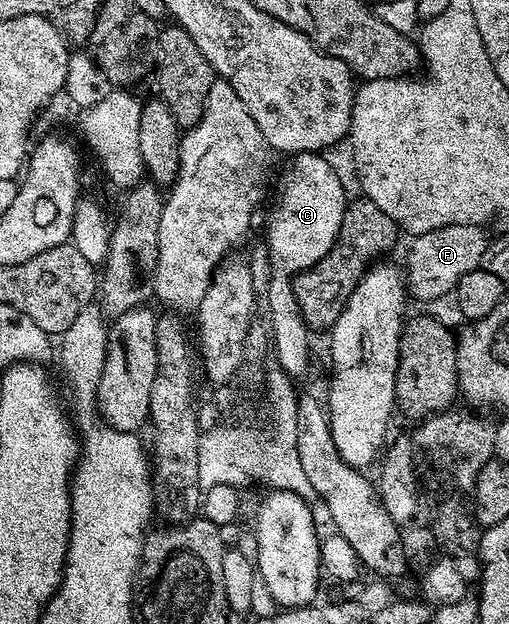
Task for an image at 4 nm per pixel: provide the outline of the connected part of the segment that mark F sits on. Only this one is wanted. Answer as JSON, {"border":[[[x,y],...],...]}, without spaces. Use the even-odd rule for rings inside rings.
{"border":[[[479,224],[447,225],[415,238],[408,253],[406,268],[406,289],[413,298],[420,301],[436,301],[455,290],[458,279],[469,271],[481,268],[490,252],[488,237]]]}

